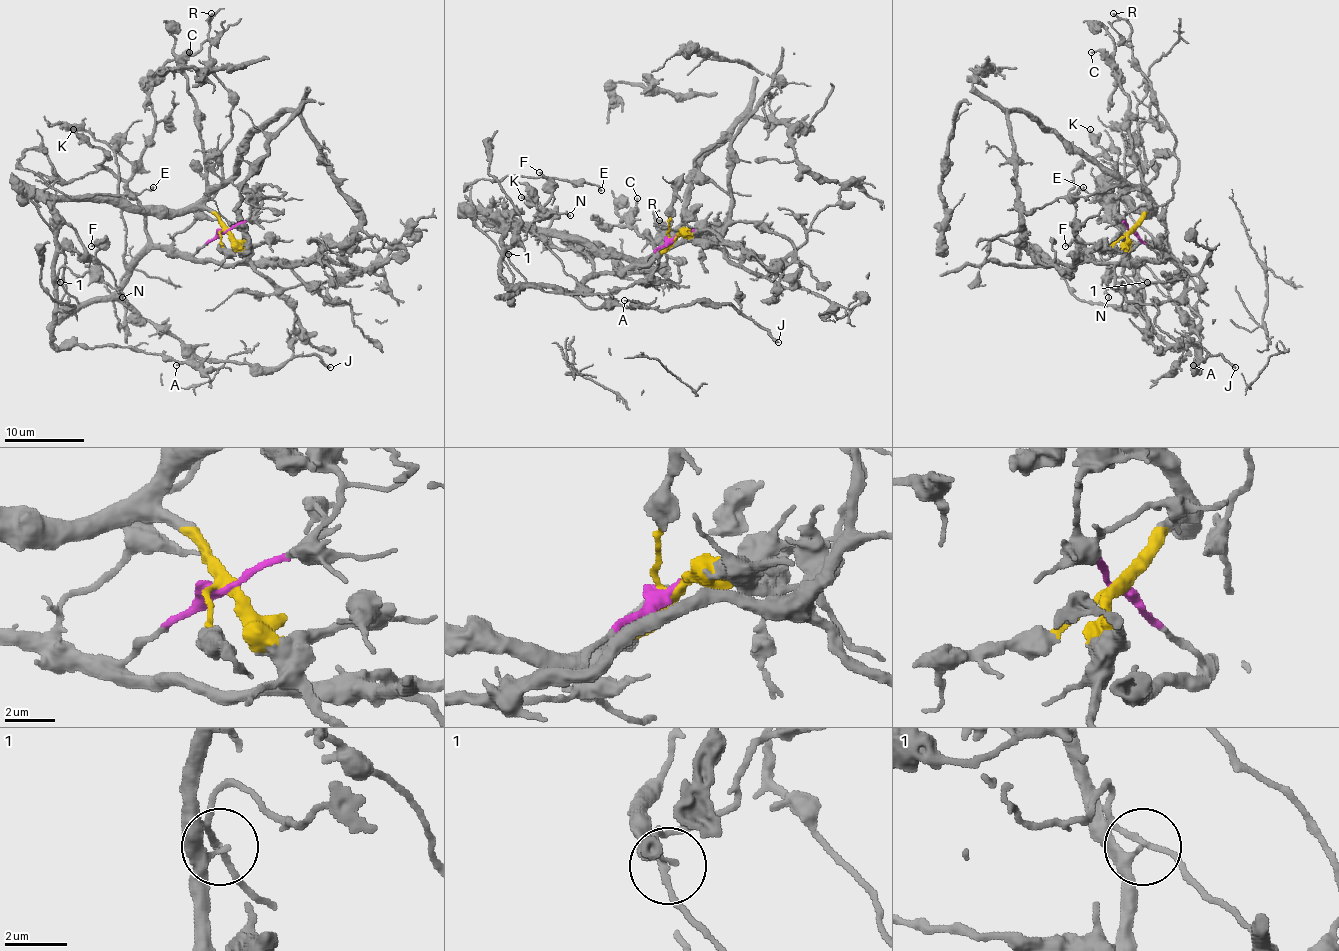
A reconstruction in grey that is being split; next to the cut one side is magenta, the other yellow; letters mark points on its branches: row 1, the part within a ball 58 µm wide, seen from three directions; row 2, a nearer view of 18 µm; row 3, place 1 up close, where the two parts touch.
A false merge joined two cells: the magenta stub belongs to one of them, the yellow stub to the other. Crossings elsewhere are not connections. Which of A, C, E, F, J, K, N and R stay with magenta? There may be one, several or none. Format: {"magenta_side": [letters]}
{"magenta_side": ["A", "E", "F", "J", "K", "N", "R"]}

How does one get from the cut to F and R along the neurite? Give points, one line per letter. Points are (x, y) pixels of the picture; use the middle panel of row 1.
F: (671, 237), (642, 263), (580, 289), (528, 283), (507, 245), (544, 213), (550, 189), (538, 171)
R: (671, 237), (622, 273), (646, 273), (669, 285), (679, 281), (679, 261), (658, 239), (660, 219)

